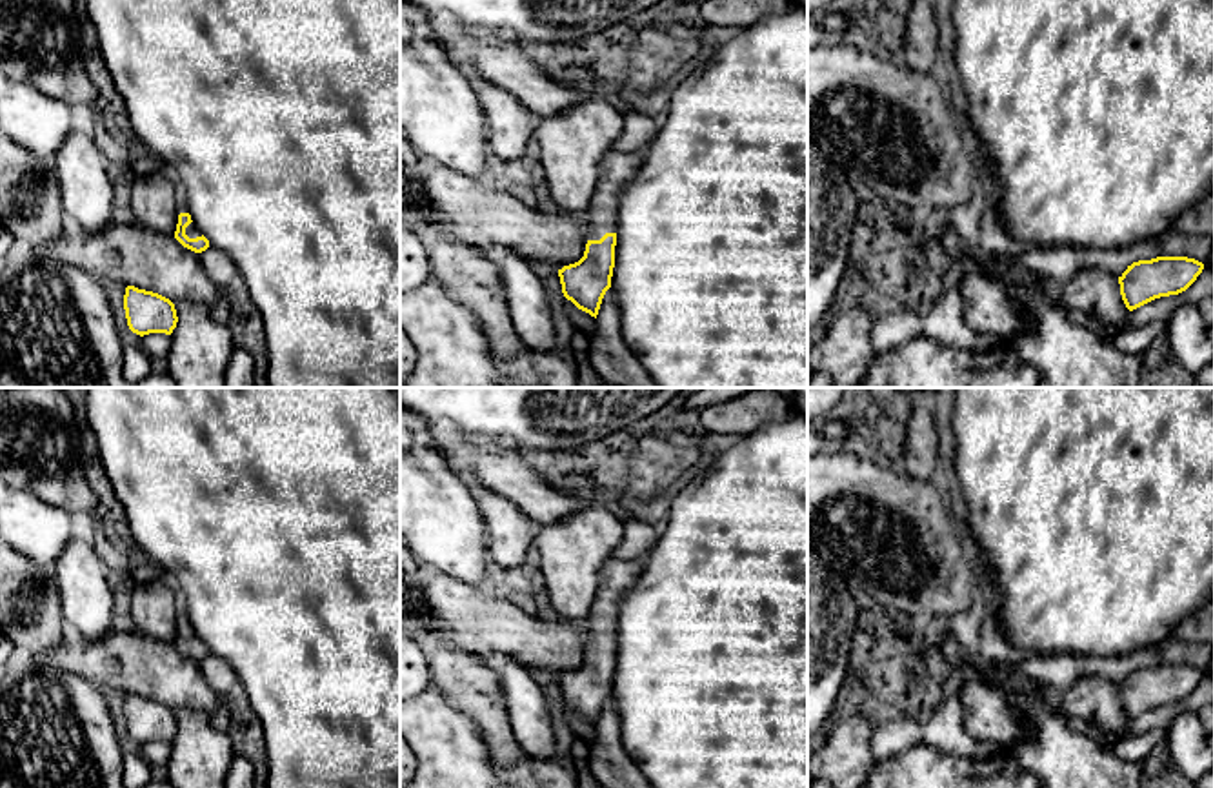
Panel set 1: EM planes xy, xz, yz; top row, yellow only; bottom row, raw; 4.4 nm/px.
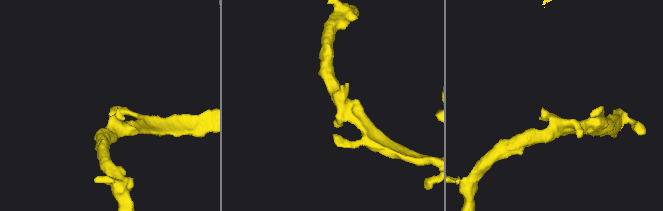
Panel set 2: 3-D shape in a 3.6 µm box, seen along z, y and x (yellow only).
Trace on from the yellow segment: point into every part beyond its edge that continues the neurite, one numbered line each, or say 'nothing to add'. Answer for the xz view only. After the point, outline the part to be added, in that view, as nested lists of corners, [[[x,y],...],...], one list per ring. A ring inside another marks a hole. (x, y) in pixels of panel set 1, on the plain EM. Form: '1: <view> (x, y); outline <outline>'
1: xz (619, 575); outline [[[651,550],[633,561],[618,561],[611,557],[606,562],[602,571],[602,586],[586,622],[587,648],[600,648],[606,641],[617,639],[620,599],[637,582],[649,559]]]

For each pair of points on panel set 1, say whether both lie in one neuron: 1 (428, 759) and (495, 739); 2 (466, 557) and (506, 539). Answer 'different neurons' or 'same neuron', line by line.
1: different neurons
2: different neurons

